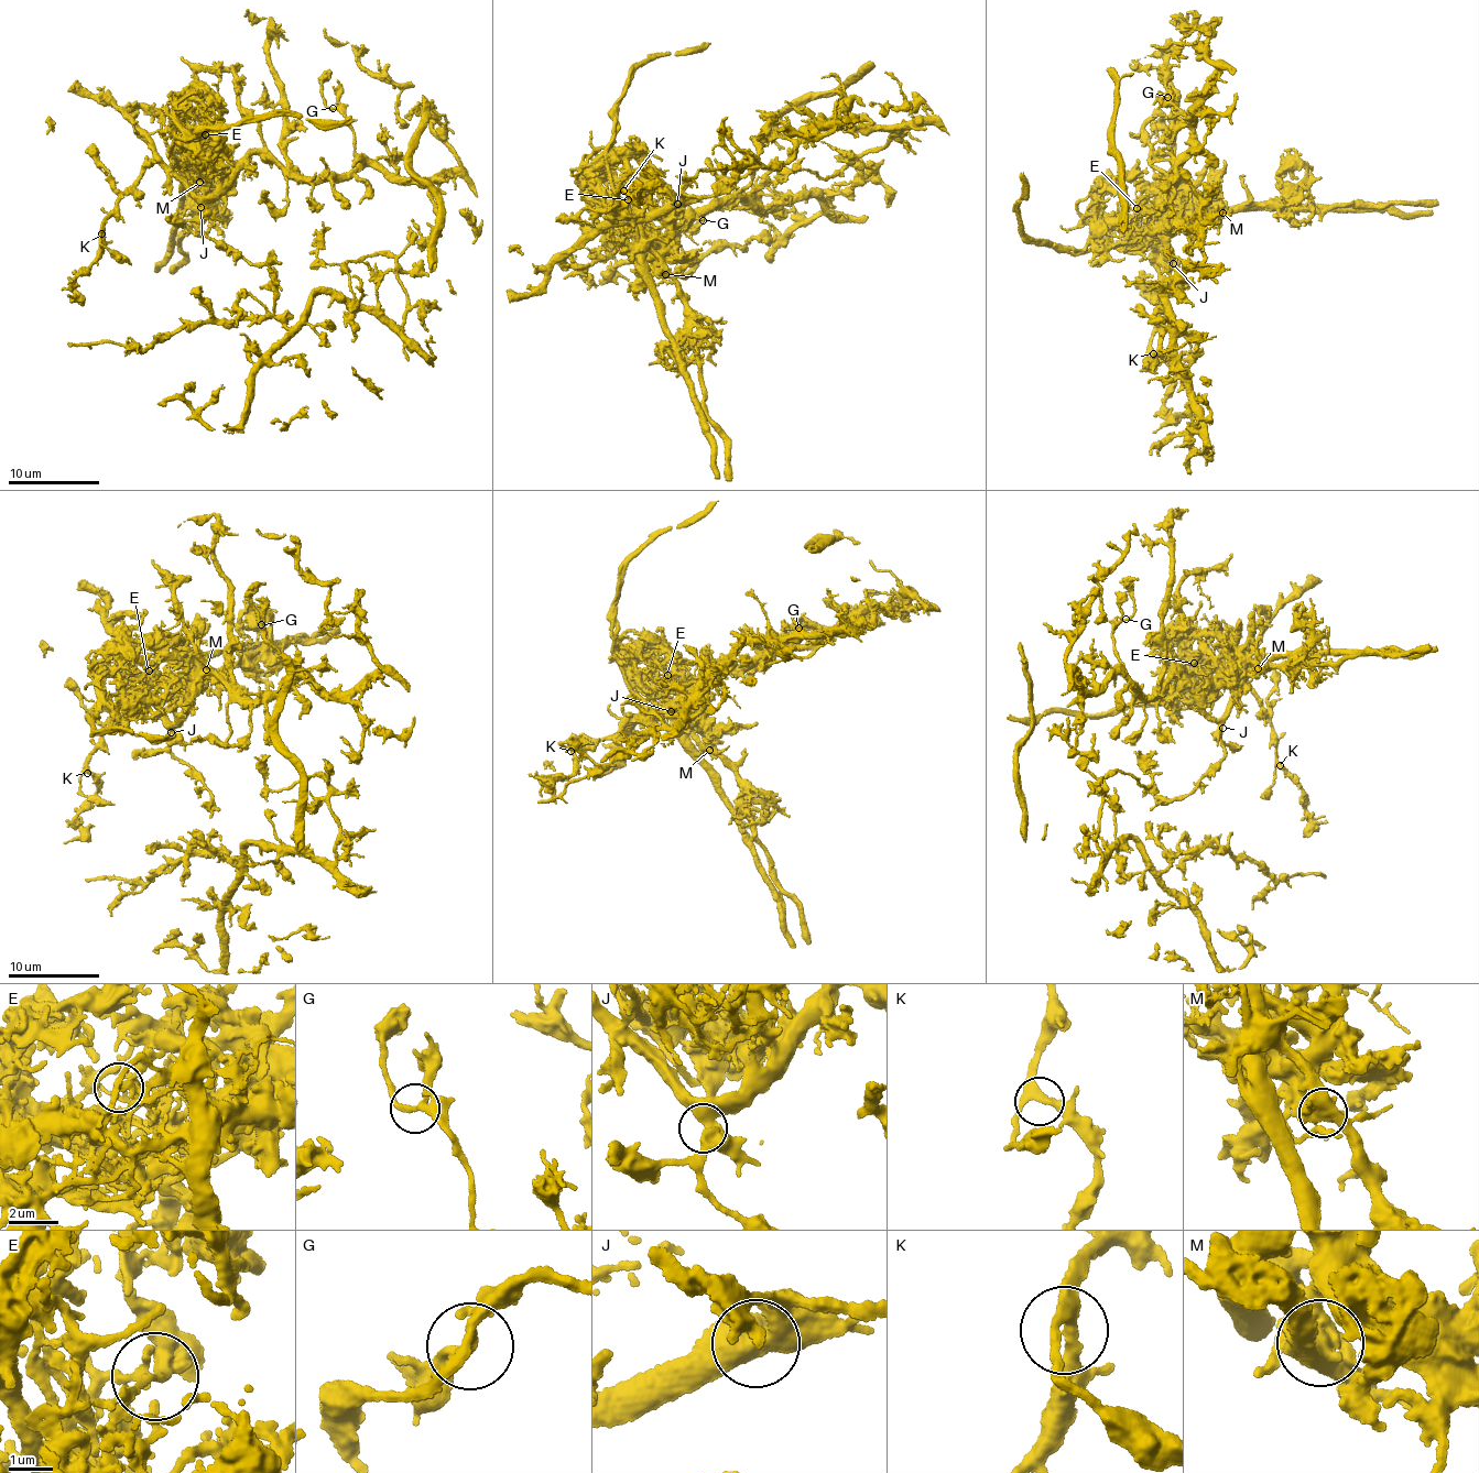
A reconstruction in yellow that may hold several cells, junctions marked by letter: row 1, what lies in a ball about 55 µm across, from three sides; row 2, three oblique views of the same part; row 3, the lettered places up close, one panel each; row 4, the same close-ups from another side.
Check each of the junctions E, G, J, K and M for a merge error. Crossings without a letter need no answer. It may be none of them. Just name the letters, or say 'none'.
E, M

